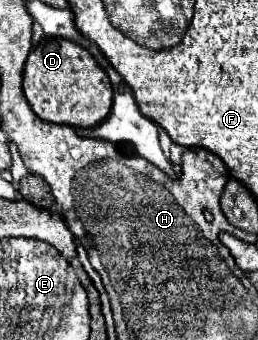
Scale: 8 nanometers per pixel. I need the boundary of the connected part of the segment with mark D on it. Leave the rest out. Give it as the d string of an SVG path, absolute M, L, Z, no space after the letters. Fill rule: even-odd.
M44 36L24 66L24 94L32 110L46 122L94 128L110 114L112 86L88 50L66 38Z

